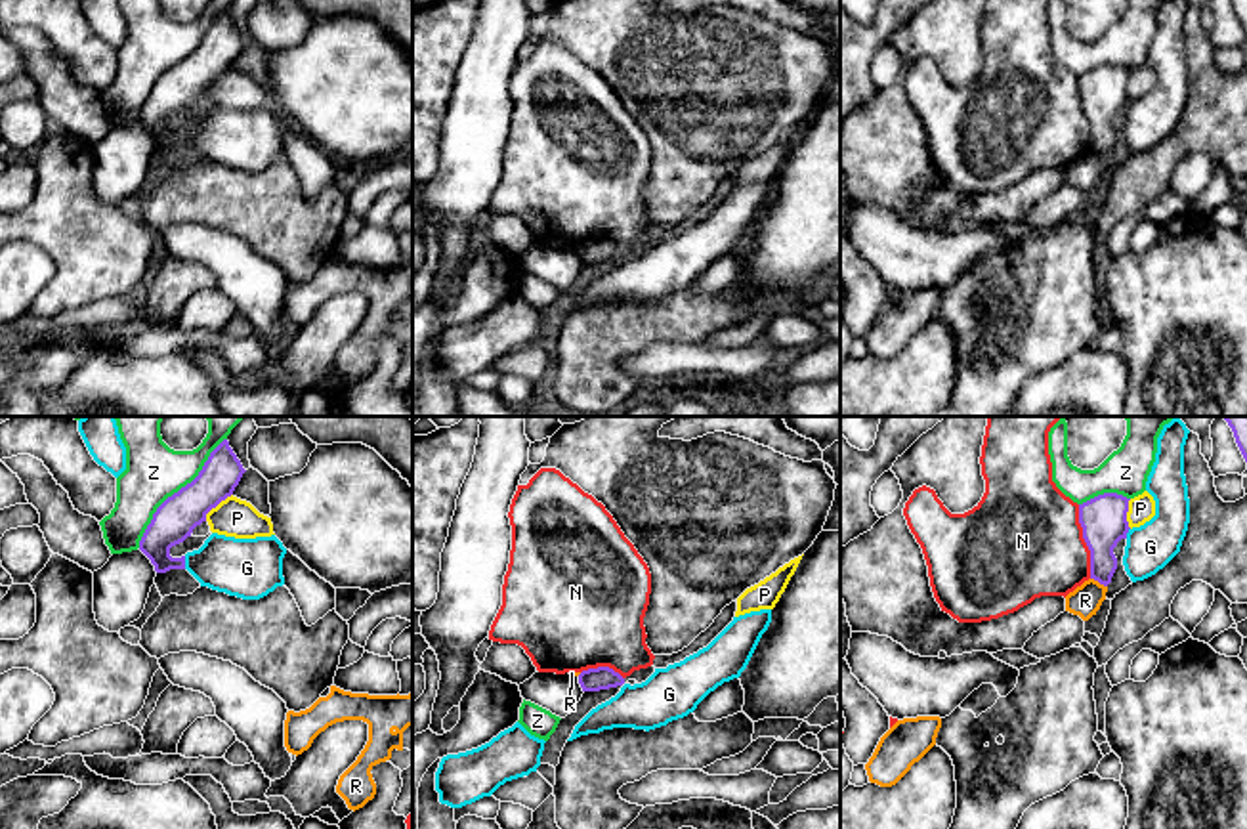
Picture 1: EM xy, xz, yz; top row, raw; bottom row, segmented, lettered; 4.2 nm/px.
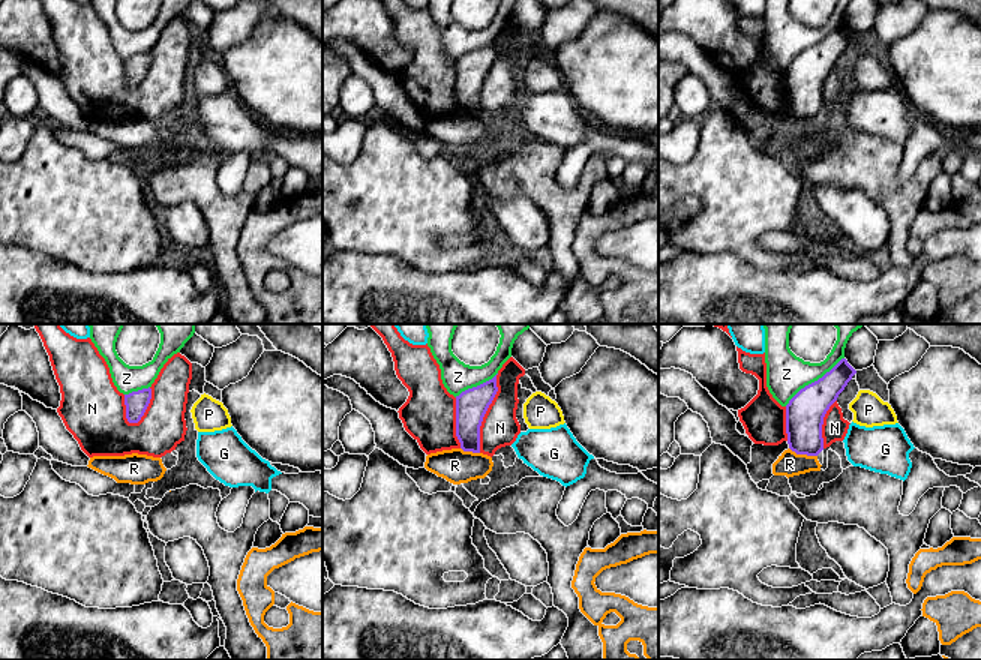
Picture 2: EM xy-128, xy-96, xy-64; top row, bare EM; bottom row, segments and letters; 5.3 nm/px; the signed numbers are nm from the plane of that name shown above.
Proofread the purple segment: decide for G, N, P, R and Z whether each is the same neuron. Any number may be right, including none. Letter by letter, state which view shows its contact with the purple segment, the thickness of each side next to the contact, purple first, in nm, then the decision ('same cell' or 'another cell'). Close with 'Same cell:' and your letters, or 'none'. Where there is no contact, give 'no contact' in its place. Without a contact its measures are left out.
G: xy | 180/240 nm | another cell
N: yz | 190/480 nm | another cell
P: xy | 180/160 nm | another cell
R: yz | 190/140 nm | another cell
Z: xy | 180/240 nm | another cell
Same cell: none

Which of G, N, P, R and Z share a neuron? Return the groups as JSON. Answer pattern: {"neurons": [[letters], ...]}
{"neurons": [["G"], ["N"], ["P"], ["R"], ["Z"]]}

